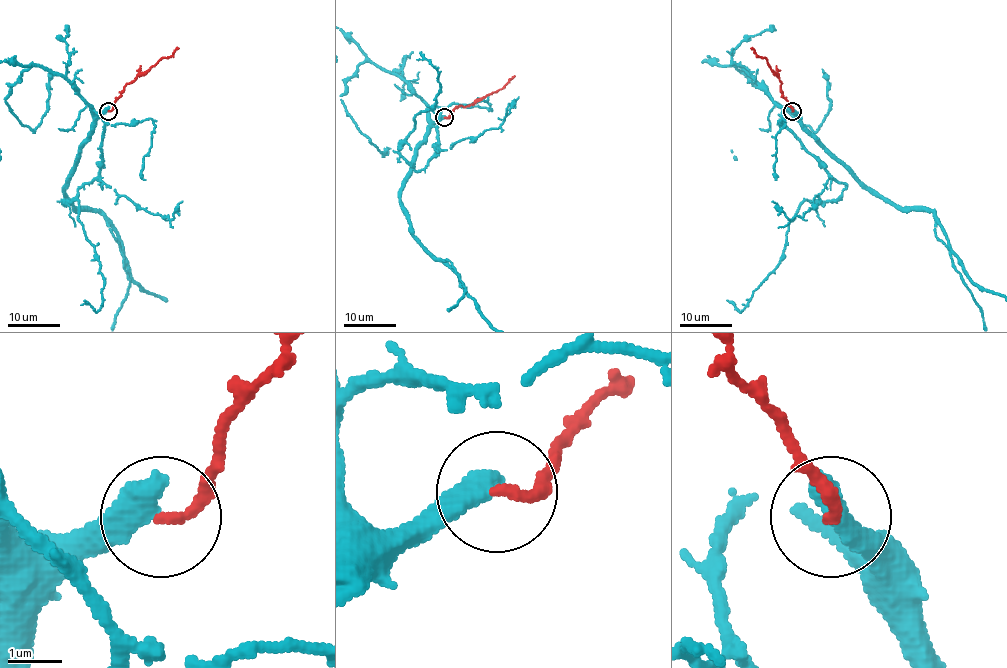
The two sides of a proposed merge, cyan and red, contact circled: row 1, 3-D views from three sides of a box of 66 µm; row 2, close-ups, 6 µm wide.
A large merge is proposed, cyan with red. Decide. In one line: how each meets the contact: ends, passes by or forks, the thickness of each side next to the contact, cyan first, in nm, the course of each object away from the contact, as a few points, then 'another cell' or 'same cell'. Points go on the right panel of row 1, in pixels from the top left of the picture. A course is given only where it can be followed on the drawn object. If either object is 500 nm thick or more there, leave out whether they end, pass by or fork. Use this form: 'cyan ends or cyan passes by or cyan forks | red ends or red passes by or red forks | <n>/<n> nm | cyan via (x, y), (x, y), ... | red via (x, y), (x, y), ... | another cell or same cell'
600/200 nm | cyan via (793, 110), (867, 187), (903, 208), (933, 213), (952, 266), (984, 317) | red via (793, 111), (782, 95), (776, 74), (752, 47) | another cell

